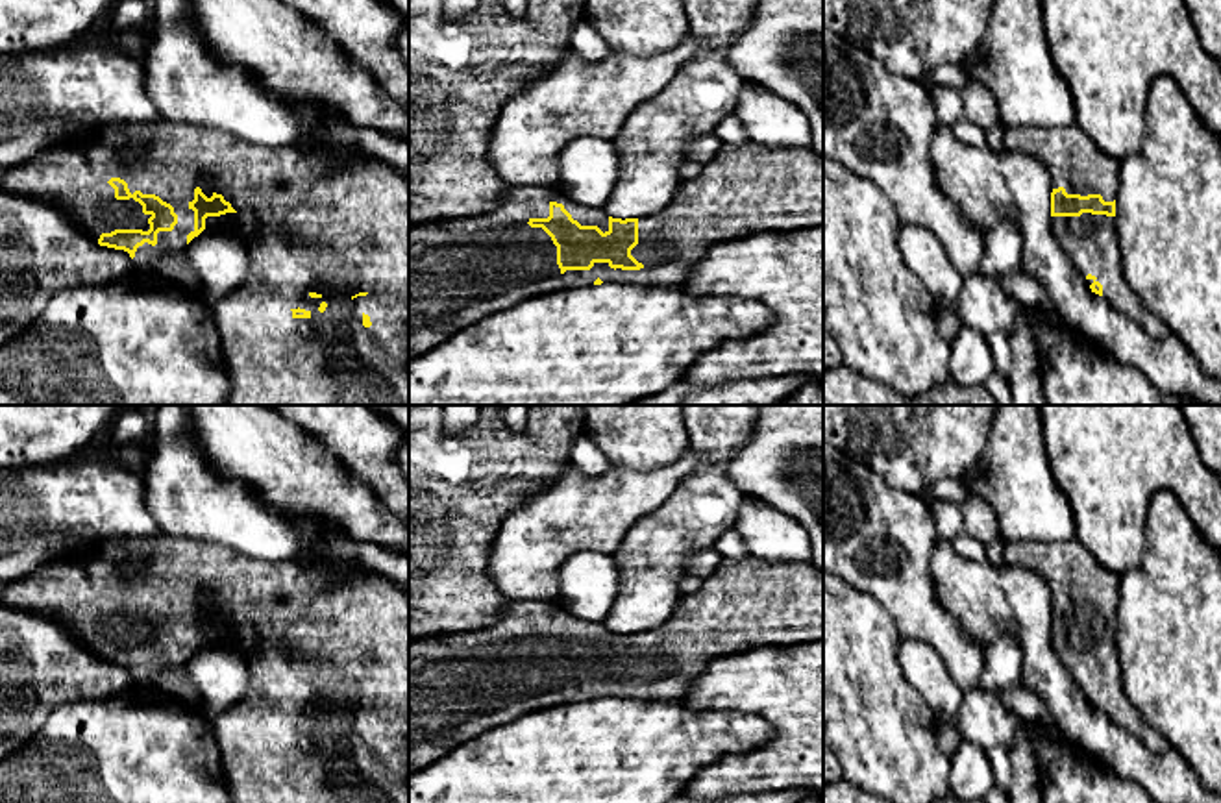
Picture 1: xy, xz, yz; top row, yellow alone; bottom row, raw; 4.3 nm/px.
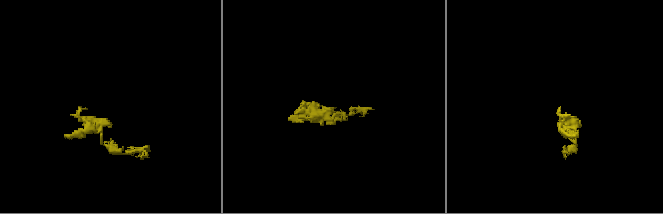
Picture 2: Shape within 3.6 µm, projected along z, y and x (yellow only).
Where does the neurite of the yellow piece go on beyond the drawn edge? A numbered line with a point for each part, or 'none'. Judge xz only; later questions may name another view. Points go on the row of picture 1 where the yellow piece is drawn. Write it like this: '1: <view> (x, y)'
1: xz (461, 271)

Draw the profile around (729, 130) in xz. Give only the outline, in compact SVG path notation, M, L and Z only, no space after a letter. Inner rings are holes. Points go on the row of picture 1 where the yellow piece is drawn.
M733 115L723 118L718 126L714 126L712 133L723 144L747 146L751 142L746 135L742 122Z

